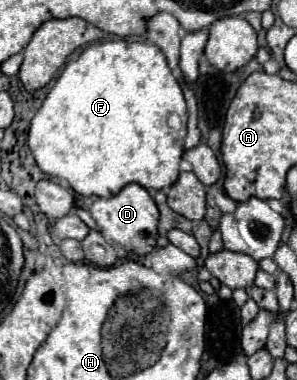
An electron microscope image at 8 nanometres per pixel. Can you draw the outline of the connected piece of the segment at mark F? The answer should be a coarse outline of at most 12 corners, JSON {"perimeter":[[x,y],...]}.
{"perimeter":[[152,42],[70,60],[30,122],[80,196],[170,188],[188,110]]}

